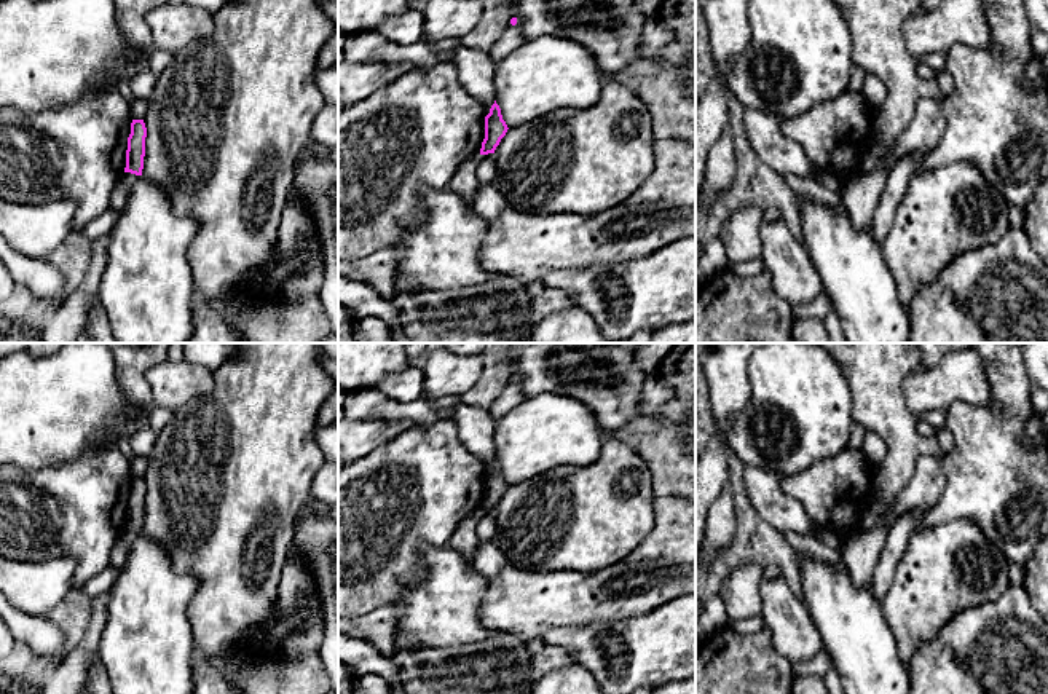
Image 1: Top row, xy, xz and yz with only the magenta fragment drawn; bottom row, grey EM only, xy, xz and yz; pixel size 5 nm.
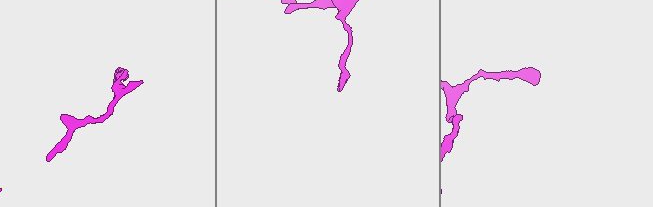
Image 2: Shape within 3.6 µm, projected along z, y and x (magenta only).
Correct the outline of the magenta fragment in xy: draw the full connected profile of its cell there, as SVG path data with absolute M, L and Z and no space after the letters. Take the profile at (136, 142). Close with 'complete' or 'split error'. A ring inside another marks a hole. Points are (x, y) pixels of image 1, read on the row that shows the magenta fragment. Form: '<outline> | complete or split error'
M132 120L131 134L128 137L126 168L124 172L142 175L145 156L147 128L144 120Z | complete

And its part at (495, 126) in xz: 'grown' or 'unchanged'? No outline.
unchanged

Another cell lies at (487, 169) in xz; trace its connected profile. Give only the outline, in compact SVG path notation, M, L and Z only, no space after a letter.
M493 153L479 155L475 175L480 185L494 183L498 175L498 164Z

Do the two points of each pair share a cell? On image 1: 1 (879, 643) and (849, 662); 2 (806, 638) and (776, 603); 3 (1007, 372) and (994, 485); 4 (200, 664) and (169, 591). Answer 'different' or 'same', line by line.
1: same
2: same
3: same
4: different

